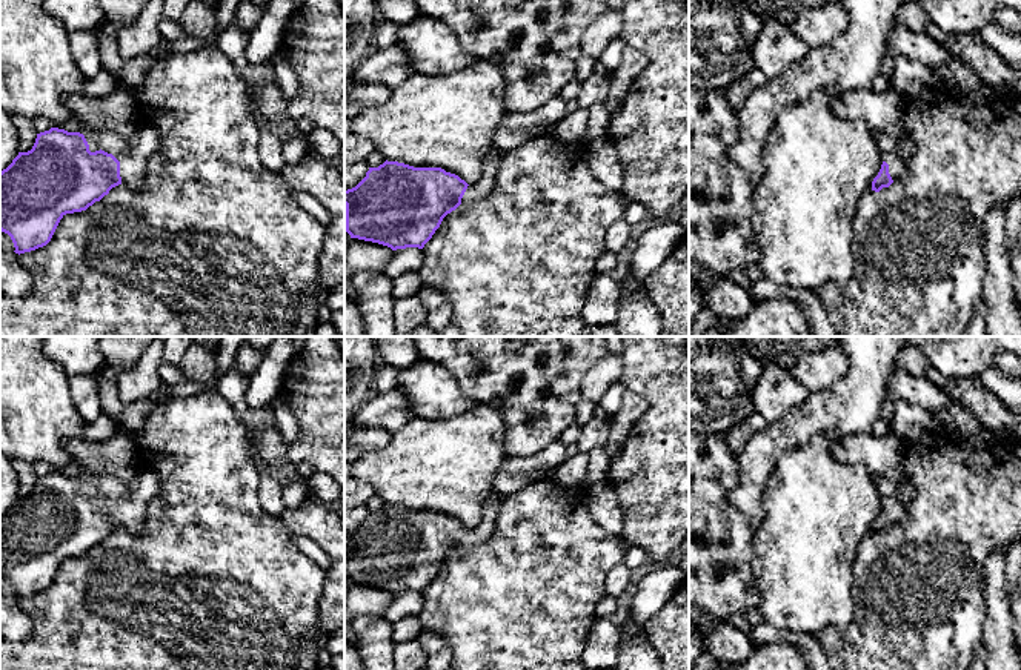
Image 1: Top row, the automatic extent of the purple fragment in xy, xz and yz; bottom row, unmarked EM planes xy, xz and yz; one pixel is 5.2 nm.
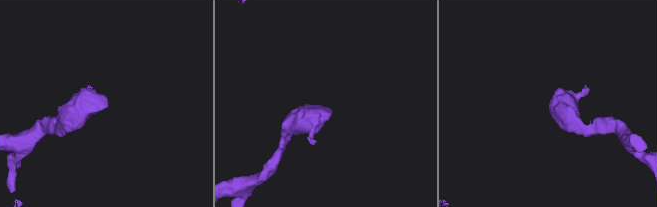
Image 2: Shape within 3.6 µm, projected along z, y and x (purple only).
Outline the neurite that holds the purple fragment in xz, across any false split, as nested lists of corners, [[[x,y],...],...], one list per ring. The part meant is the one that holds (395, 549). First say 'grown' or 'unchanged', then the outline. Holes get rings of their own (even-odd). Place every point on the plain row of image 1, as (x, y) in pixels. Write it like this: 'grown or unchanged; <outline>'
grown; [[[495,492],[487,499],[481,521],[474,529],[467,529],[458,519],[441,512],[414,512],[387,504],[378,512],[369,512],[366,521],[355,532],[344,535],[346,576],[351,582],[378,587],[392,595],[423,593],[447,558],[460,549],[474,549],[489,541],[504,496]]]

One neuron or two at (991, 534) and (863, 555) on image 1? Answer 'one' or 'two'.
one

